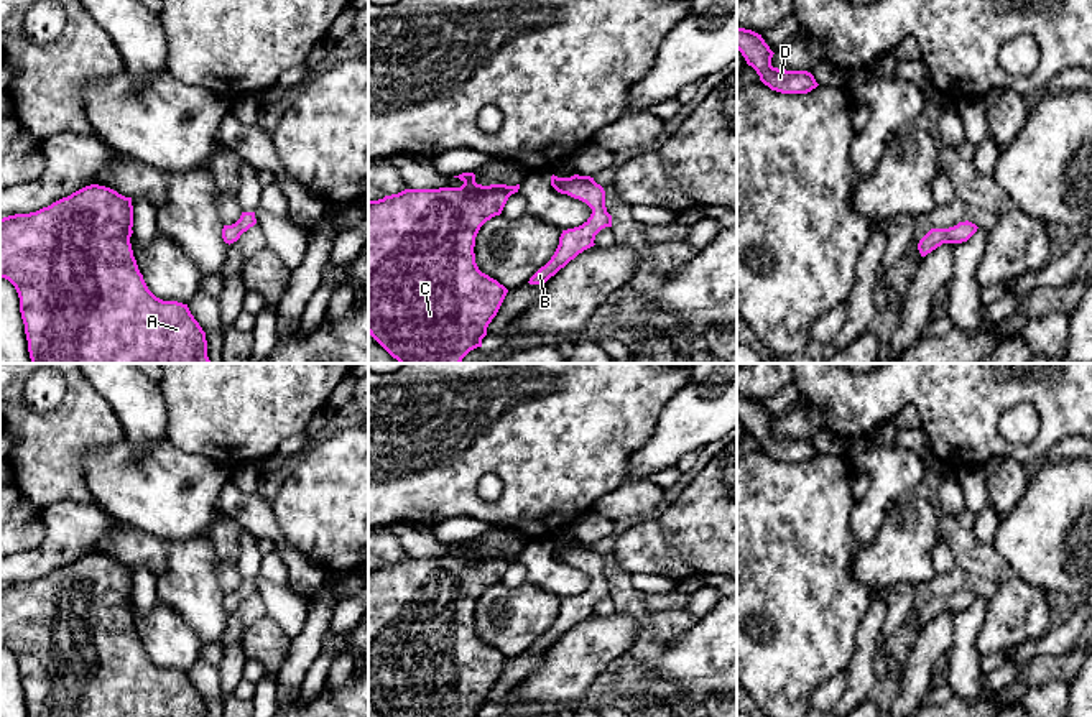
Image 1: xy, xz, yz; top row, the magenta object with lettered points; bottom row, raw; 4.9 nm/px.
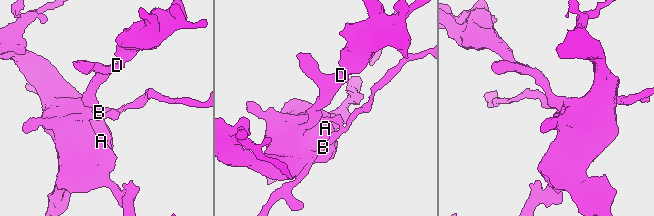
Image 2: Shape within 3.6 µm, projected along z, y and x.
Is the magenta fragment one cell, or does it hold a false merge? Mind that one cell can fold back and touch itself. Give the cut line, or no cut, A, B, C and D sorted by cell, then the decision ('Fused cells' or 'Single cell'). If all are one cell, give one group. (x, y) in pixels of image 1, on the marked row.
Split along yz (953, 227), (954, 242). Groups: A C D / B. Fused cells

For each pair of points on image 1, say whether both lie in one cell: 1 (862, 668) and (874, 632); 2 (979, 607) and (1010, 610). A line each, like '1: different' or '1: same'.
1: same
2: different

